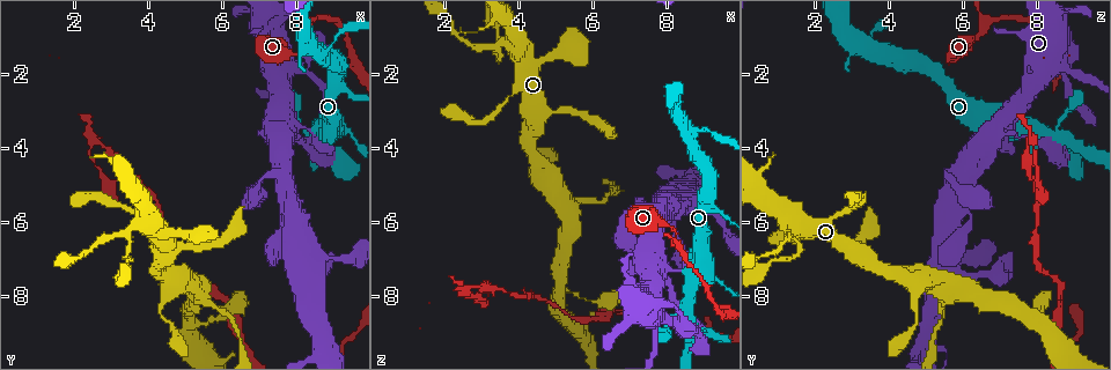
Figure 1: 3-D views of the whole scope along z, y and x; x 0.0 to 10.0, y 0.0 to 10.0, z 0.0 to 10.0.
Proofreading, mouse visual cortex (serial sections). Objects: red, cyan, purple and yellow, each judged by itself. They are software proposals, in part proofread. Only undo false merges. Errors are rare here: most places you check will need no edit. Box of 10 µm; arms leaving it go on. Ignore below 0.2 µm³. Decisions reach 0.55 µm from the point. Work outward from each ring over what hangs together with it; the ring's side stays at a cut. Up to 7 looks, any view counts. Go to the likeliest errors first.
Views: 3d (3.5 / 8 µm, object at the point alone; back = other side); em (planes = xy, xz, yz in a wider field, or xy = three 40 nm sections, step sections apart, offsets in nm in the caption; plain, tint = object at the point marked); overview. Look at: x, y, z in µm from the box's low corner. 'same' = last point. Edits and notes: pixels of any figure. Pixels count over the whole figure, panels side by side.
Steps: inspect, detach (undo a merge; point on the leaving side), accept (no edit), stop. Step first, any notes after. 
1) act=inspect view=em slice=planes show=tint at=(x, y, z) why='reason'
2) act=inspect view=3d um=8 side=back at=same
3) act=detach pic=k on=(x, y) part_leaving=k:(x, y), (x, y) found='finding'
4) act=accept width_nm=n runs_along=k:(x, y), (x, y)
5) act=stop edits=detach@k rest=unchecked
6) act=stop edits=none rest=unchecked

act=inspect view=3d um=3.5 at=(8.30, 0.75, 6.55) why='a fork'

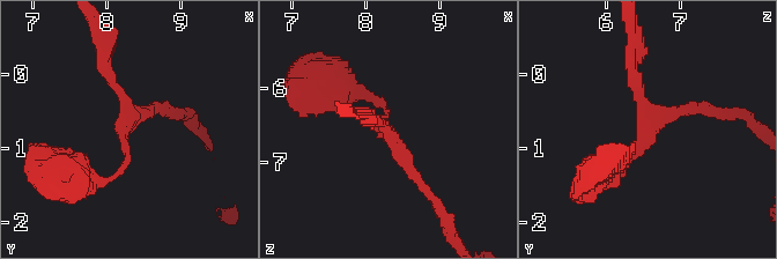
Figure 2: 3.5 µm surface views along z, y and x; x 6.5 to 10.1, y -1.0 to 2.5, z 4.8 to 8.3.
act=inspect view=em slice=xy step=1 show=tint at=(8.30, 0.70, 6.55) arms=3 arm_widths_nm=100,150,150

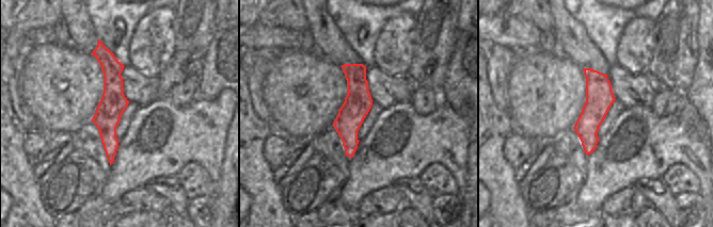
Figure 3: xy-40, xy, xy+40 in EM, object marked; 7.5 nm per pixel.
act=accept runs_along=2:(611, 182), (656, 118), (709, 108) found='all the same cell'

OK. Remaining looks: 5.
act=inspect view=3d um=3.5 at=(5.80, 8.20, 5.45) why='sudden change in width'

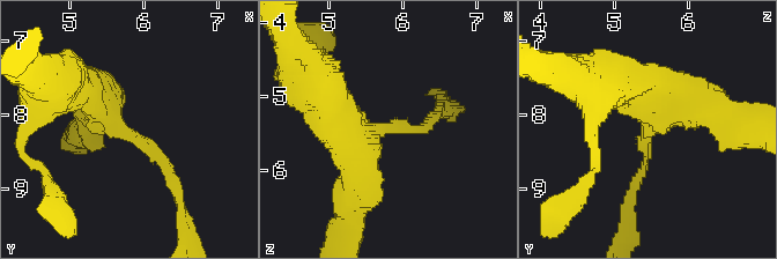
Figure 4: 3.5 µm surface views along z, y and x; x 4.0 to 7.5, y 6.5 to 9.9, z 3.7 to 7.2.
act=inspect view=em slice=planes show=tint at=(5.75, 8.25, 5.50) arm_widths_nm=150,450

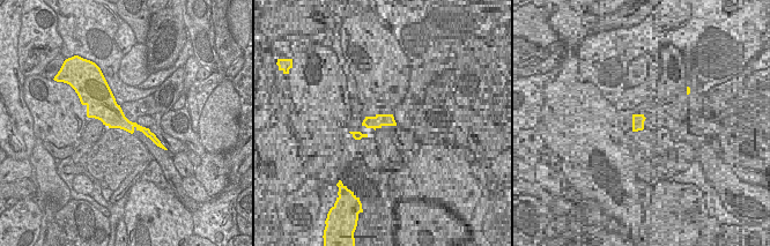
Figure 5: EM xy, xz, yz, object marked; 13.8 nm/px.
act=inspect view=em slice=xy step=2 show=tint at=same why='another direction'

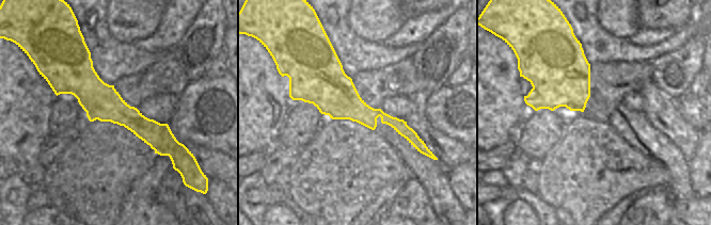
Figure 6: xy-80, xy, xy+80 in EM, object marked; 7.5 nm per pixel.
act=accept runs_along=4:(74, 86), (149, 146), (174, 182) found='one cell here'

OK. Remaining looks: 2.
act=inspect view=3d um=3.5 at=(8.75, 3.45, 7.50) why='side arm on a straight run'

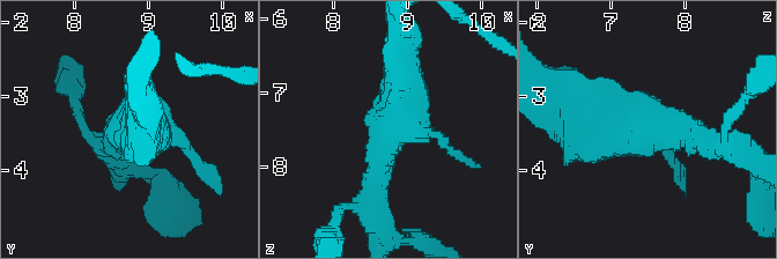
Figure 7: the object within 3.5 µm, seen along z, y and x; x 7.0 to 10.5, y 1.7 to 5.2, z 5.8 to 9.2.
act=inspect view=em slice=xy step=3 show=tint at=(8.80, 3.40, 7.55) why='shape alone is not enough'

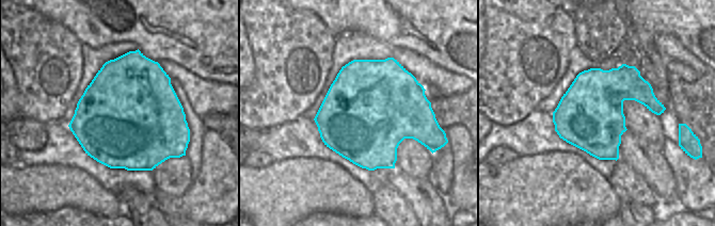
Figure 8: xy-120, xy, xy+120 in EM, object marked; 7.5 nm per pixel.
act=accept arms=3 runs_along=7:(559, 106), (701, 139) found='continuous, no second cell'

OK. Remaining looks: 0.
act=stop edits=none rest=unchecked

